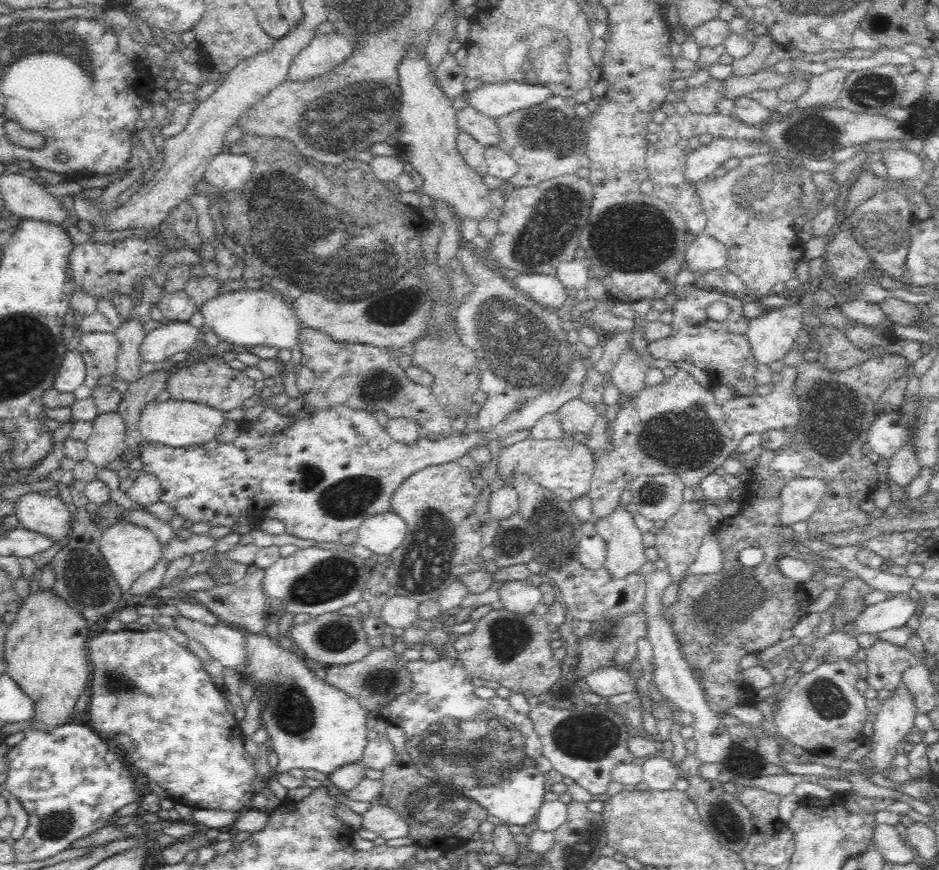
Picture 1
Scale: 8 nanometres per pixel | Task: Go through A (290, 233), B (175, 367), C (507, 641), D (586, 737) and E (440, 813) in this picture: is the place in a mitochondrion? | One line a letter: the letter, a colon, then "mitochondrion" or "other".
A: mitochondrion
B: other
C: mitochondrion
D: mitochondrion
E: mitochondrion

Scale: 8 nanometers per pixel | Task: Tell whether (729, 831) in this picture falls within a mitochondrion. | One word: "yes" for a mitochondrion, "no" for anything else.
yes

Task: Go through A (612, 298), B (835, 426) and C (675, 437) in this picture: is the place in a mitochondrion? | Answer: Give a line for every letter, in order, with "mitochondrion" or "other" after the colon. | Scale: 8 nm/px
A: other
B: mitochondrion
C: mitochondrion

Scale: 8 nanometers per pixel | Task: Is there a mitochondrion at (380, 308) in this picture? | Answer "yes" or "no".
yes

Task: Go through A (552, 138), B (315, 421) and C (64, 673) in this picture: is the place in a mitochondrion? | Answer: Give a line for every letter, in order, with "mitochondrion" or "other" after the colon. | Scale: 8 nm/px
A: mitochondrion
B: other
C: other

